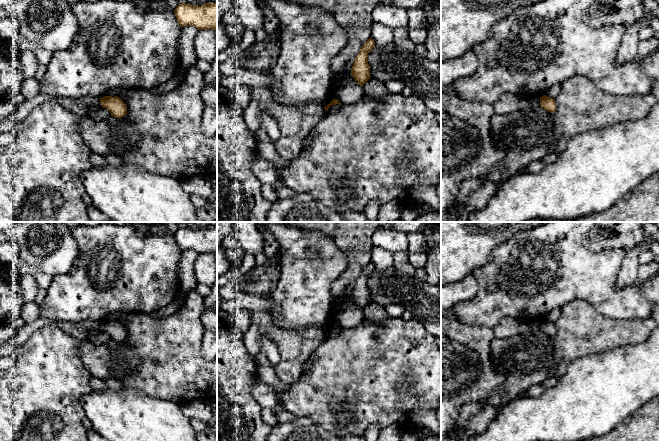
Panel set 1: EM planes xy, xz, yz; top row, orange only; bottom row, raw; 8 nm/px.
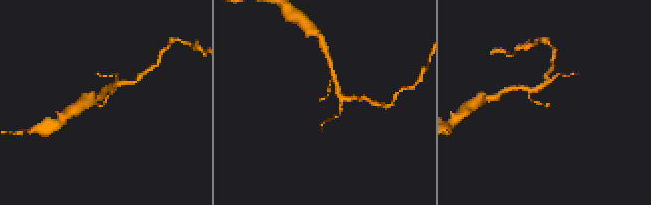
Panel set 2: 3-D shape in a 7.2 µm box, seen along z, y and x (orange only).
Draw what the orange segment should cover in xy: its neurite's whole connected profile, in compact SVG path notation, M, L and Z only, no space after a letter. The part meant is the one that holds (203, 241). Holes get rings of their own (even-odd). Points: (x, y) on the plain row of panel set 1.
M179 227L174 237L181 252L191 249L198 254L217 254L217 227L206 227L201 230Z

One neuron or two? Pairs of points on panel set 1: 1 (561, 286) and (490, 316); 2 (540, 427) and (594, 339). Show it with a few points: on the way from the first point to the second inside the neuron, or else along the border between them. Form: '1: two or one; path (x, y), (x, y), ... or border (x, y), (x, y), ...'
1: one; path (543, 295), (536, 295), (529, 300), (508, 301)
2: two; border (606, 350), (576, 358), (565, 371)

